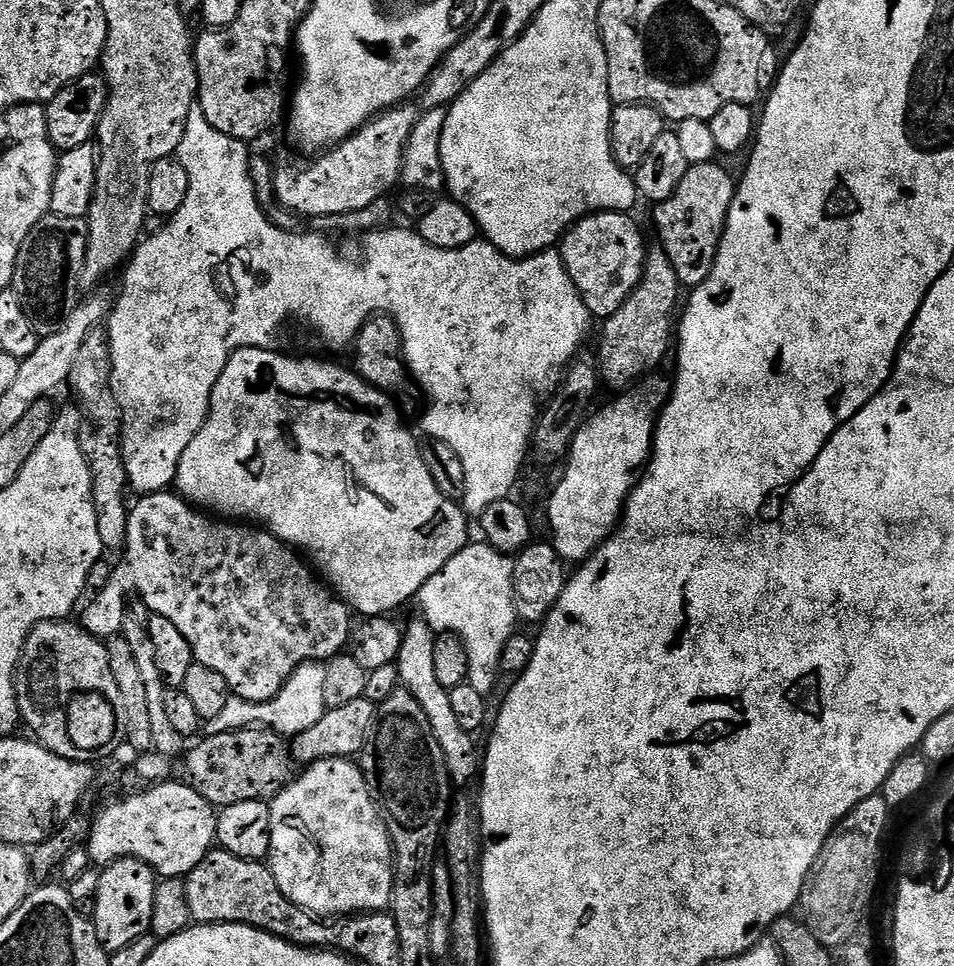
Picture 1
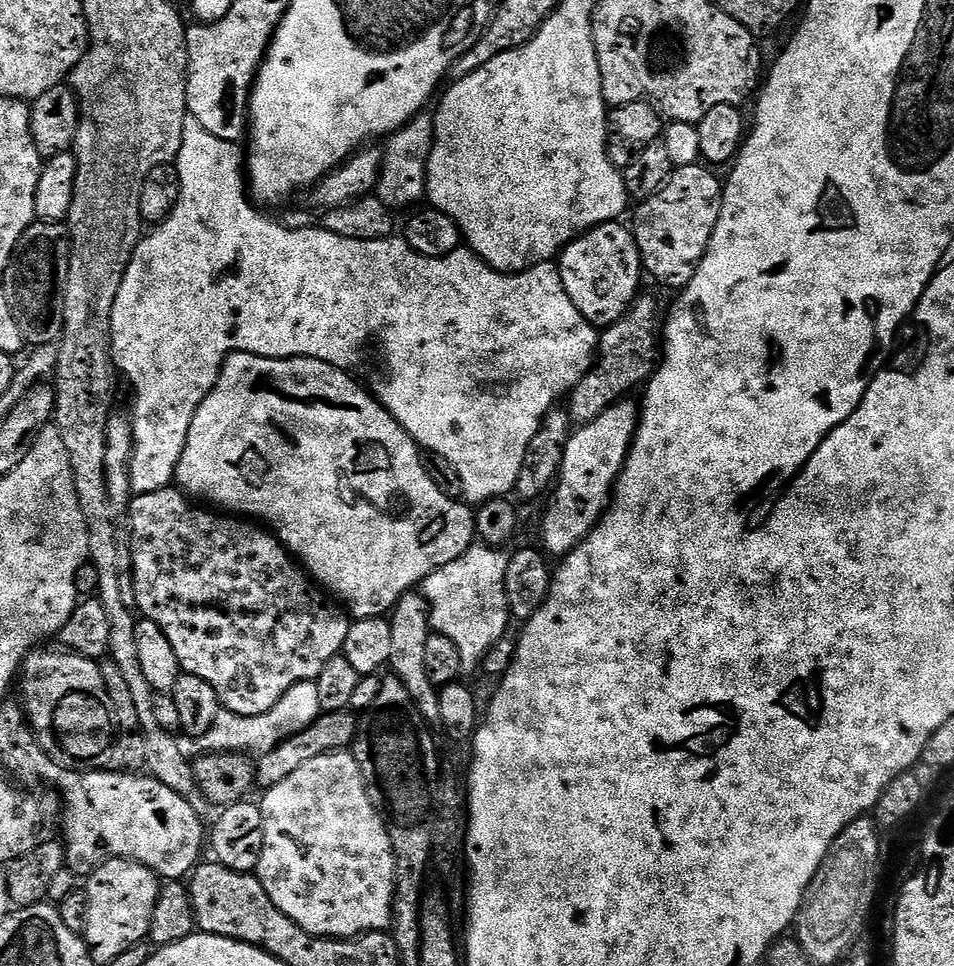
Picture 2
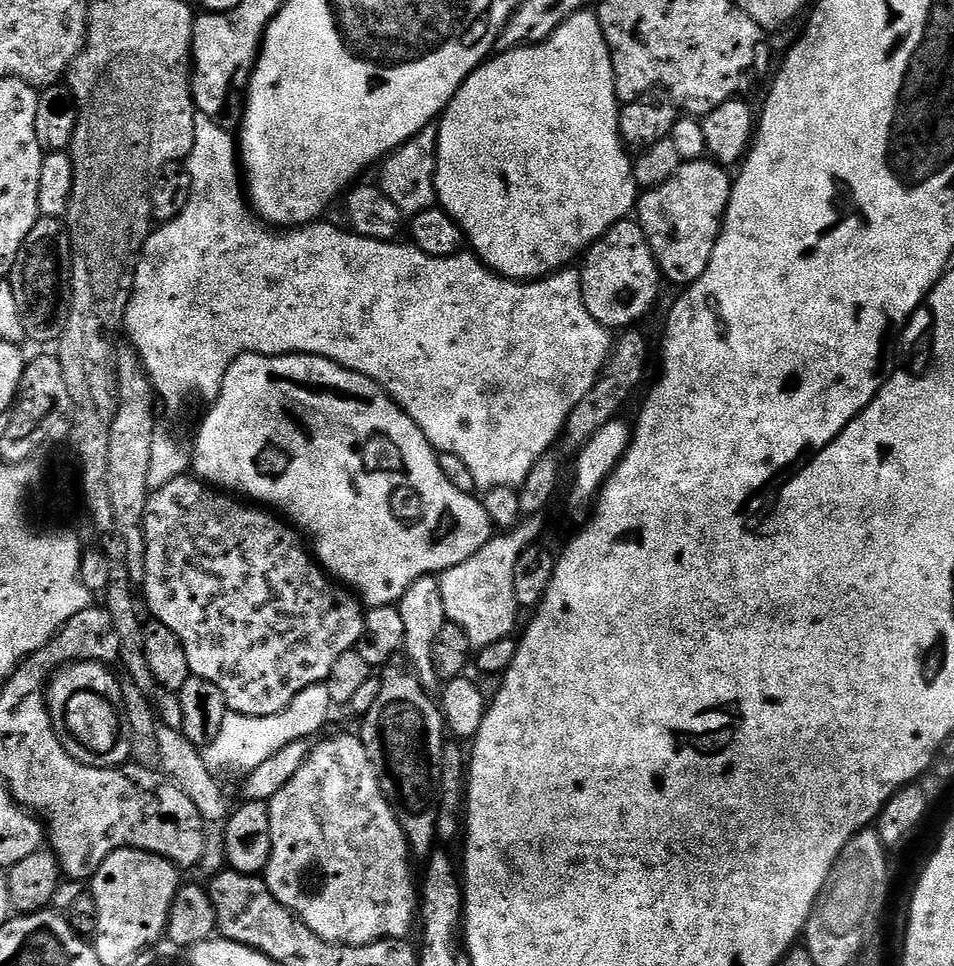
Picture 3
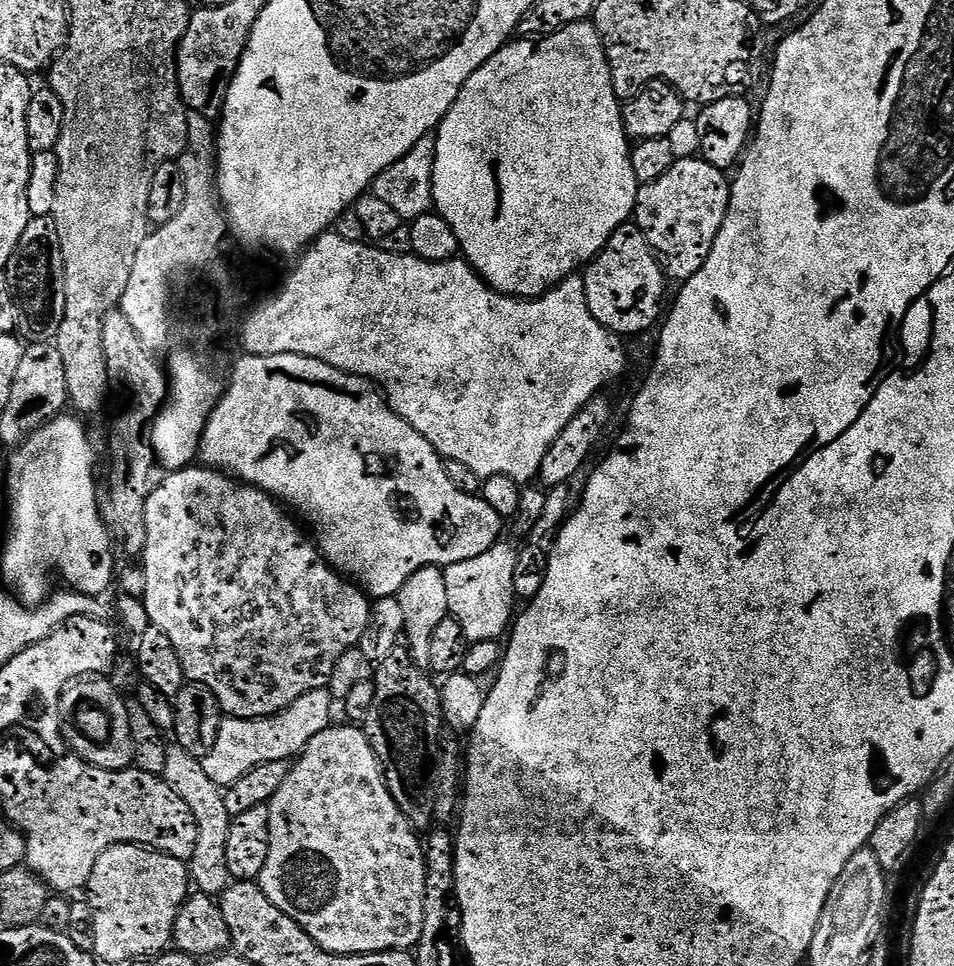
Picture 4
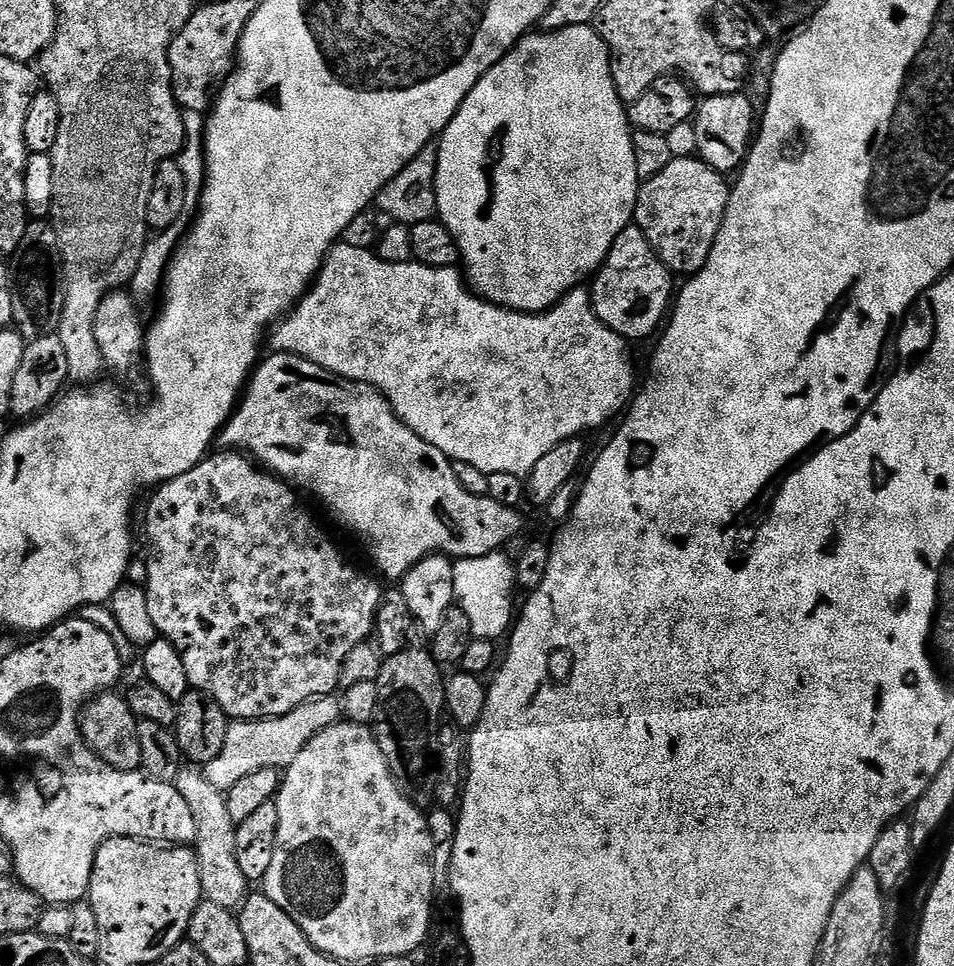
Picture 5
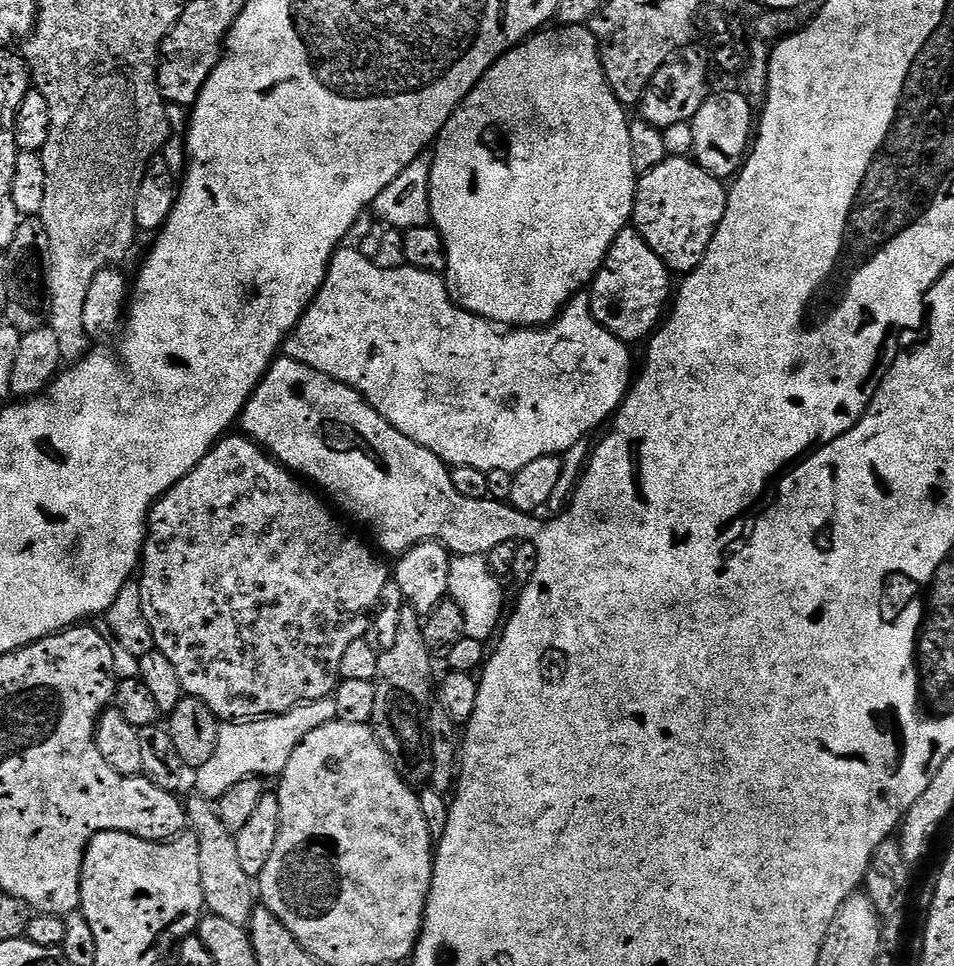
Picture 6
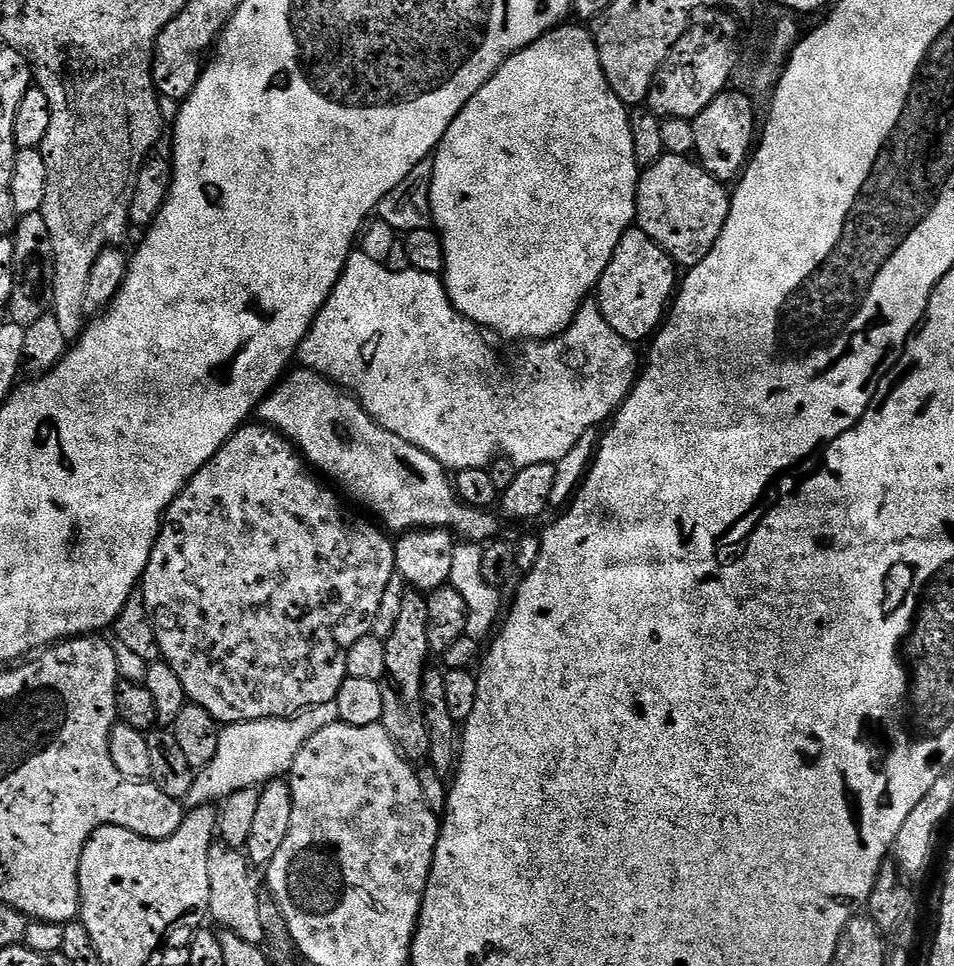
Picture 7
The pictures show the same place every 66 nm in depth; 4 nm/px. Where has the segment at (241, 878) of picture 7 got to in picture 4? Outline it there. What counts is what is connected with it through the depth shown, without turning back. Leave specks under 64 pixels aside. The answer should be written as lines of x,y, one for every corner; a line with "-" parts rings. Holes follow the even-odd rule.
177,743
166,750
166,766
162,778
176,791
178,798
190,806
190,814
194,814
194,822
198,826
198,842
194,846
192,859
187,861
191,883
195,891
205,892
213,898
219,897
233,883
230,866
226,866
226,838
230,838
233,816
226,810
221,785
210,782
201,757
191,756

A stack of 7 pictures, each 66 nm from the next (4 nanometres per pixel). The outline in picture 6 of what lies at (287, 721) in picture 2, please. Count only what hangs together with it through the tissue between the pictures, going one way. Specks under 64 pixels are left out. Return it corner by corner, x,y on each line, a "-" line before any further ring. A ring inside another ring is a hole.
327,696
321,700
311,700
305,704
299,704
296,708
291,708
288,712
283,712
280,716
265,716
258,720
245,720
243,722
224,722
220,725
220,733
218,734
218,750
214,750
214,755
210,757
210,762
206,762
206,766
195,769
194,772
194,788
195,791
213,802
219,801
222,794
226,794
226,790
230,790
230,786
234,786
234,782
242,782
249,778
272,778
279,777
280,773
286,770
286,762
290,762
290,754
294,754
294,750
298,750
298,746
302,742
302,738
306,738
306,734
310,734
313,730
318,730
318,726
326,726
332,720
336,719
336,701
332,696

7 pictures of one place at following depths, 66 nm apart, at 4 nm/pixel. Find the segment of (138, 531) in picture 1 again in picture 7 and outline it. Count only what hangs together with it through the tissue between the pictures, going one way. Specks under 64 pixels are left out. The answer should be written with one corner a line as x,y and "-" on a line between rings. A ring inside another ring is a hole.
249,422
220,447
218,454
214,454
214,458
210,458
210,462
206,462
206,466
202,466
202,470
198,470
194,478
190,478
190,482
164,512
164,521
160,523
160,533
142,581
145,610
156,631
161,657
174,670
174,674
178,674
185,697
191,703
206,709
221,726
296,716
308,708
322,706
322,702
335,700
338,690
342,690
342,682
349,676
346,654
350,646
358,642
358,638
373,631
376,615
382,606
382,594
386,594
390,578
397,575
393,537
367,515
364,517
351,512
327,488
327,483
319,484
315,478
317,479
313,469
291,440
263,423

